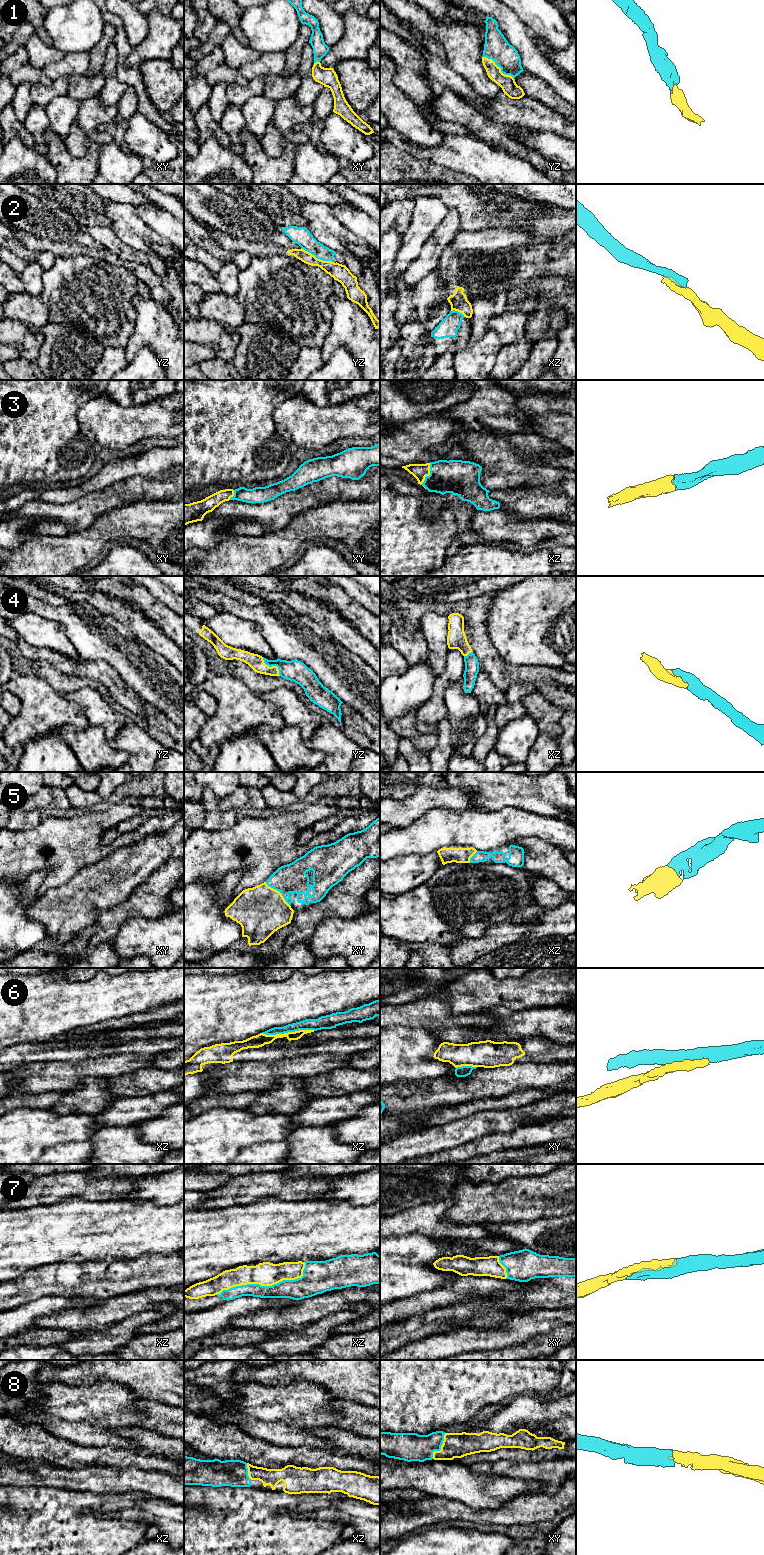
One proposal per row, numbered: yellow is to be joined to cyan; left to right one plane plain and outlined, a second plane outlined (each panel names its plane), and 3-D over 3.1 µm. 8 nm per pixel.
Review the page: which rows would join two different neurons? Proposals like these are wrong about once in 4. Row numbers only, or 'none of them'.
2, 6

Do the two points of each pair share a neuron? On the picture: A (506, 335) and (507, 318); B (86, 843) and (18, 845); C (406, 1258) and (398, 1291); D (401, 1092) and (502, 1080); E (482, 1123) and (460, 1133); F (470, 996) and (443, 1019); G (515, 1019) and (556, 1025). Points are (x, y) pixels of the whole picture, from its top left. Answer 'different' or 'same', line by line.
A: same
B: same
C: same
D: same
E: same
F: different
G: same

